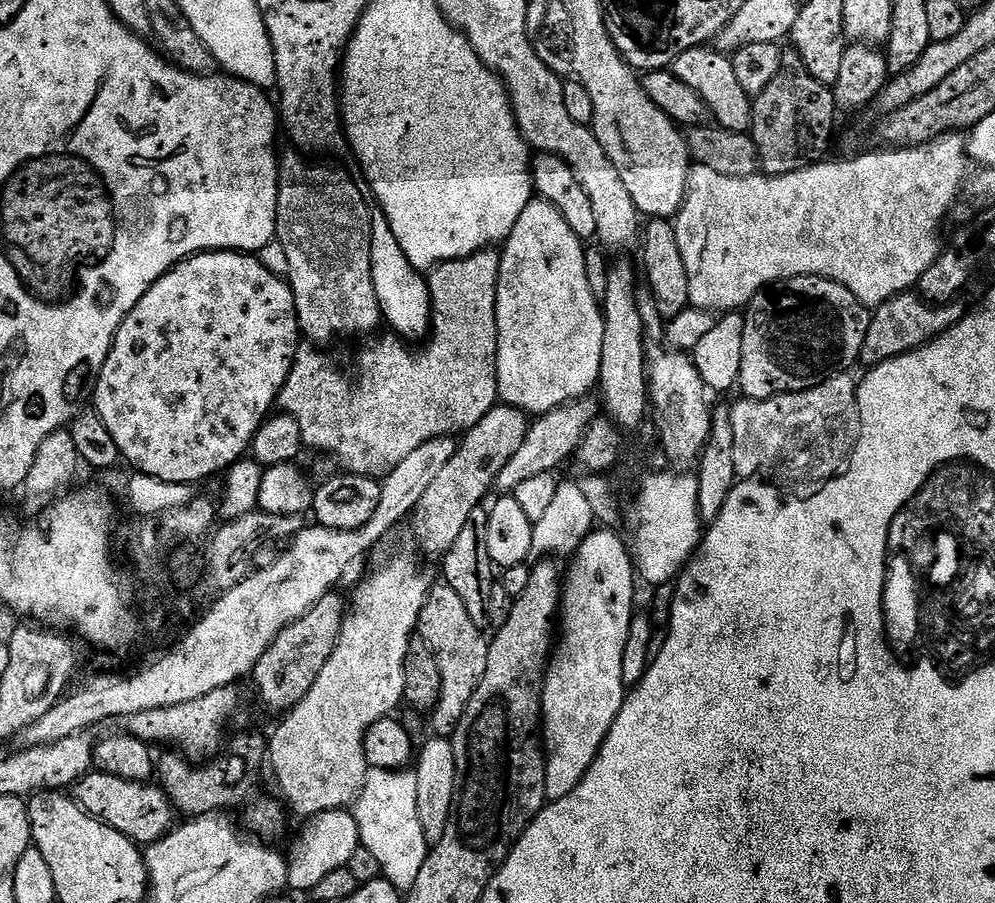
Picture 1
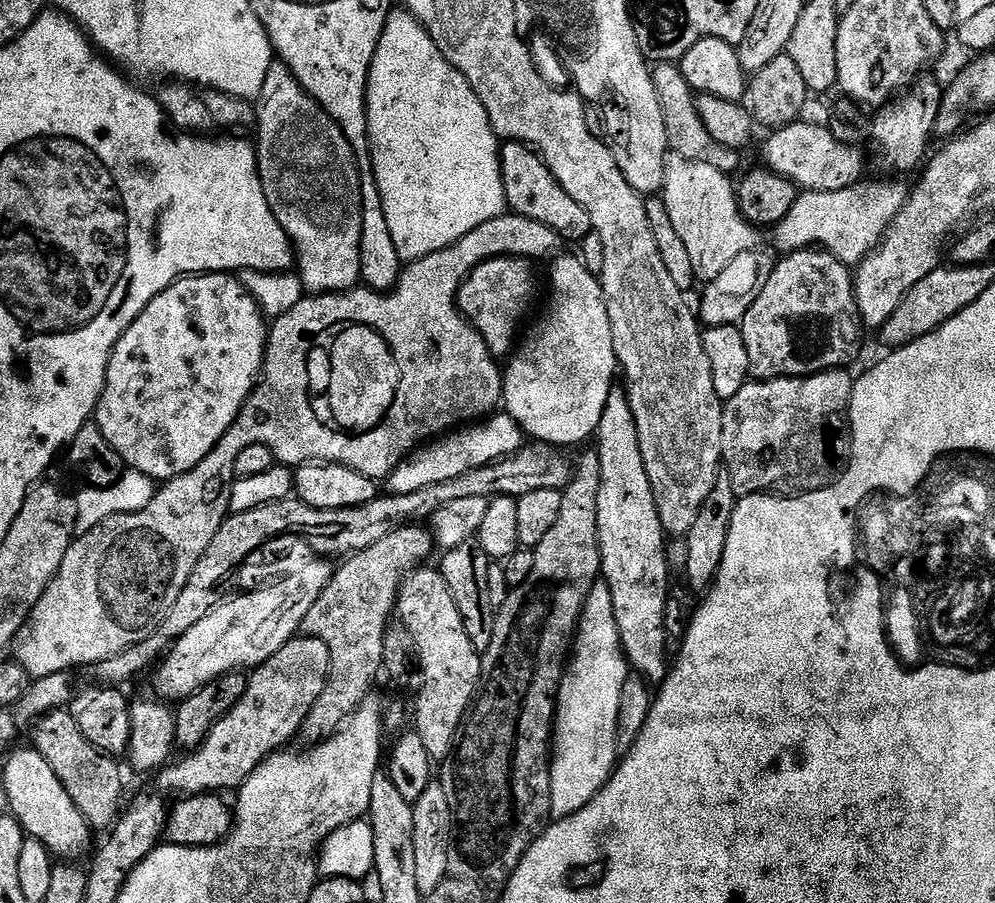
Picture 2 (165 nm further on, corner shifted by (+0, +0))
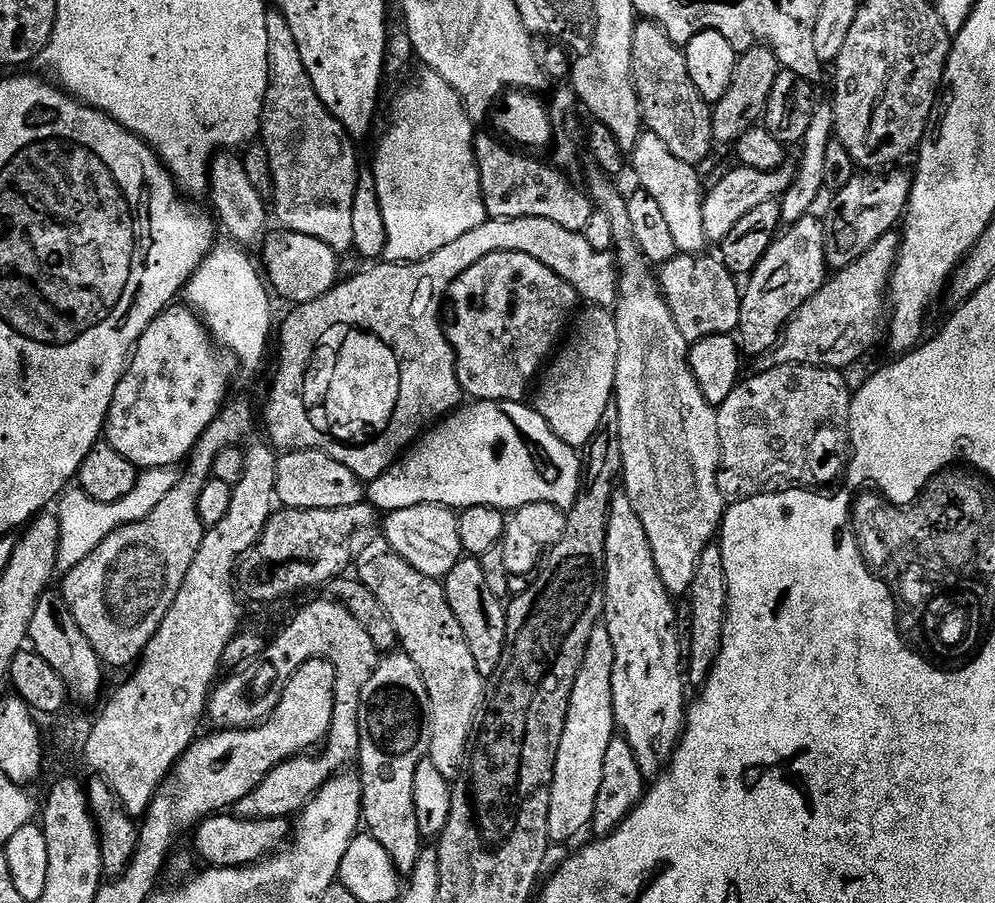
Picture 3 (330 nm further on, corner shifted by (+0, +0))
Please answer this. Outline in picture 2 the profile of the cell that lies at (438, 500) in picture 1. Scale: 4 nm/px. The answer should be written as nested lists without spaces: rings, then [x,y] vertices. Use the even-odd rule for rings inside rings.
[[[420,526],[400,528],[382,538],[382,542],[374,542],[374,546],[347,557],[341,563],[344,565],[333,571],[318,602],[310,606],[310,614],[304,619],[303,635],[326,642],[332,669],[302,729],[302,736],[309,740],[309,745],[315,746],[340,731],[369,699],[371,692],[368,691],[384,666],[383,642],[390,632],[400,586],[405,576],[421,567],[434,549],[433,541],[426,538],[425,529],[424,532],[422,529]]]

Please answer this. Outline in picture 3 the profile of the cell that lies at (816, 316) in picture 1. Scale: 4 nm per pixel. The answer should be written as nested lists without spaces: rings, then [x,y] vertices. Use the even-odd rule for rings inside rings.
[[[809,214],[798,222],[787,225],[743,285],[738,343],[745,357],[769,355],[794,314],[798,314],[798,310],[802,310],[802,306],[810,302],[814,294],[818,294],[830,275],[824,249],[824,222],[823,219],[816,217],[815,220],[814,217],[815,215]]]

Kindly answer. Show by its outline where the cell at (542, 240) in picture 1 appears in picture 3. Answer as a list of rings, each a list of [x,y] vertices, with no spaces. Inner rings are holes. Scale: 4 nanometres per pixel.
[[[588,306],[585,309],[584,313],[579,313],[580,321],[572,337],[571,332],[567,337],[568,345],[564,349],[561,347],[551,357],[550,363],[543,369],[542,379],[534,388],[536,412],[546,418],[552,433],[577,450],[583,449],[583,444],[595,438],[604,415],[607,412],[609,415],[616,390],[618,366],[618,326],[615,315],[606,308]]]

